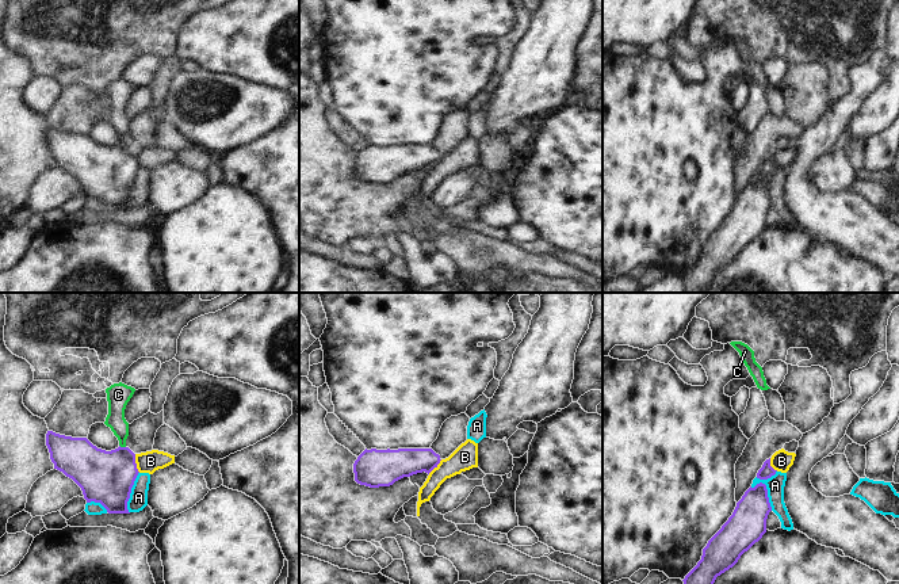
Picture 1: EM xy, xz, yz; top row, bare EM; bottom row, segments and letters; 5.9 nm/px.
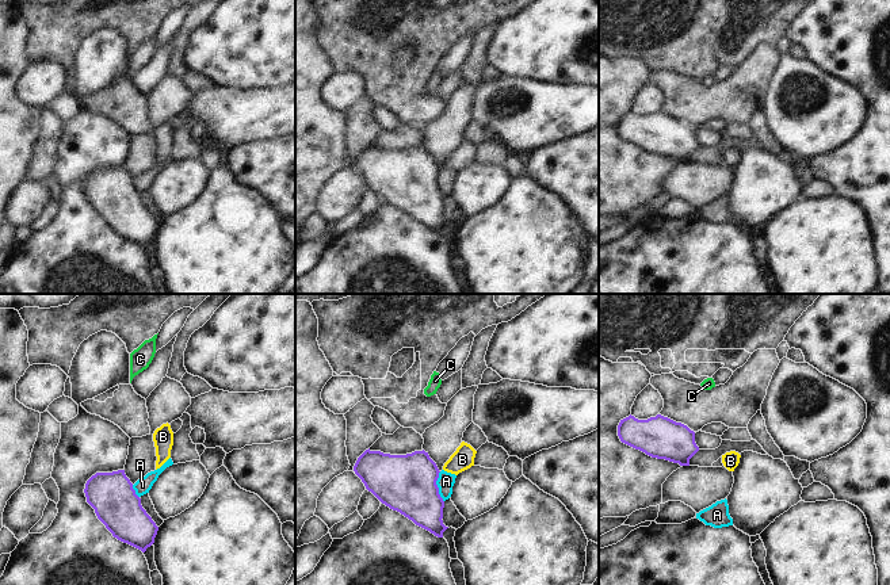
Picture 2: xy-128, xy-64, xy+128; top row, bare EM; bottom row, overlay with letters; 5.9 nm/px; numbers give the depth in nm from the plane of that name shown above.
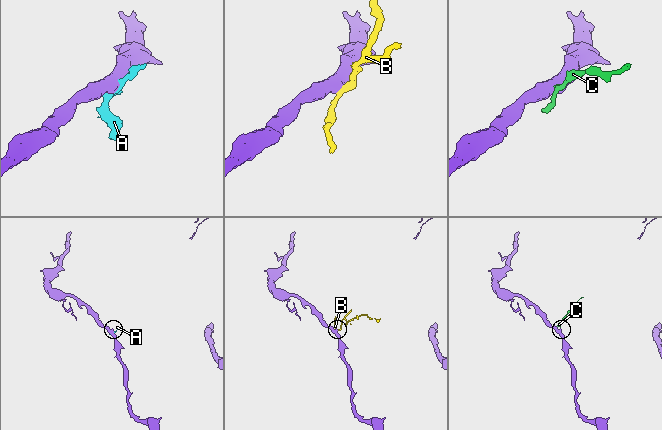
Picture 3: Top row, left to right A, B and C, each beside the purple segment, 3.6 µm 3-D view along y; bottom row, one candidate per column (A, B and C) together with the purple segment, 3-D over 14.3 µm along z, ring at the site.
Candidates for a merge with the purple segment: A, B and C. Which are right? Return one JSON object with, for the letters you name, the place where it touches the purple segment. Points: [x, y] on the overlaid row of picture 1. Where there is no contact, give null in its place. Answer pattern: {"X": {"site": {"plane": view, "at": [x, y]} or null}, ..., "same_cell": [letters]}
{"C": {"site": {"plane": "xy", "at": [122, 447]}}, "same_cell": ["C"]}

